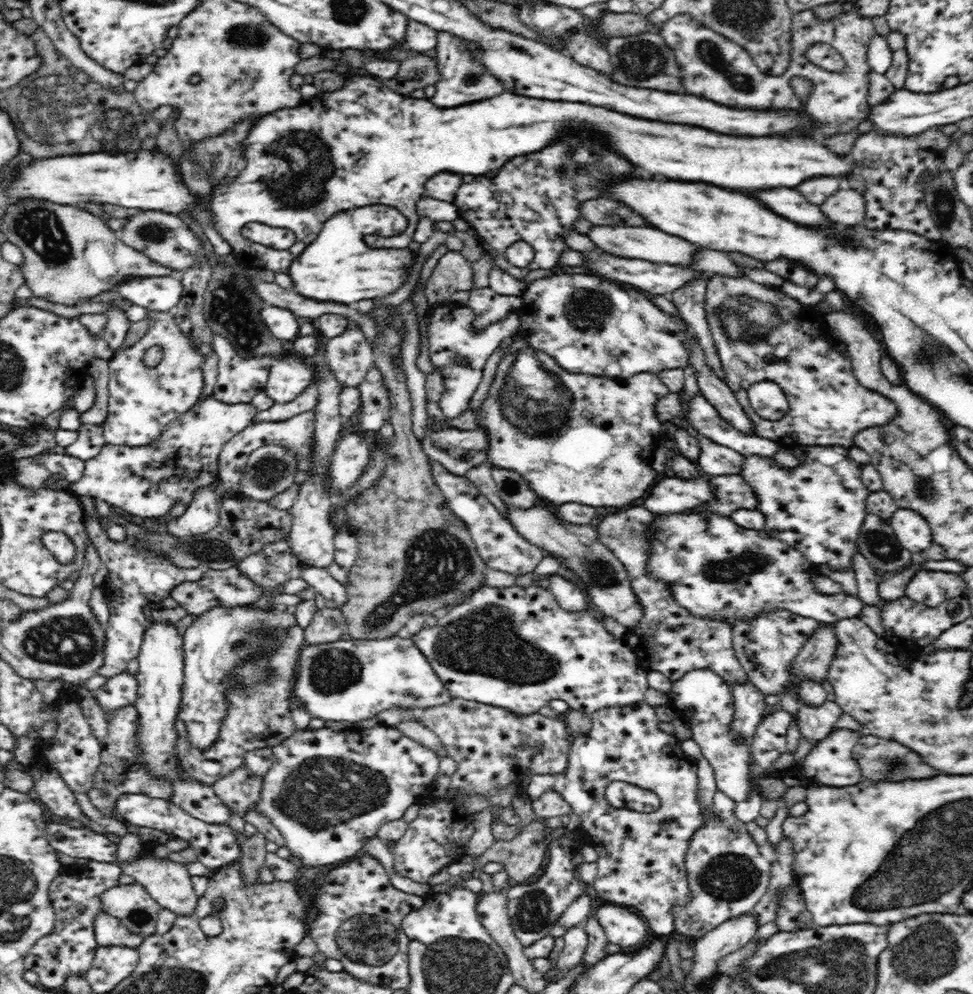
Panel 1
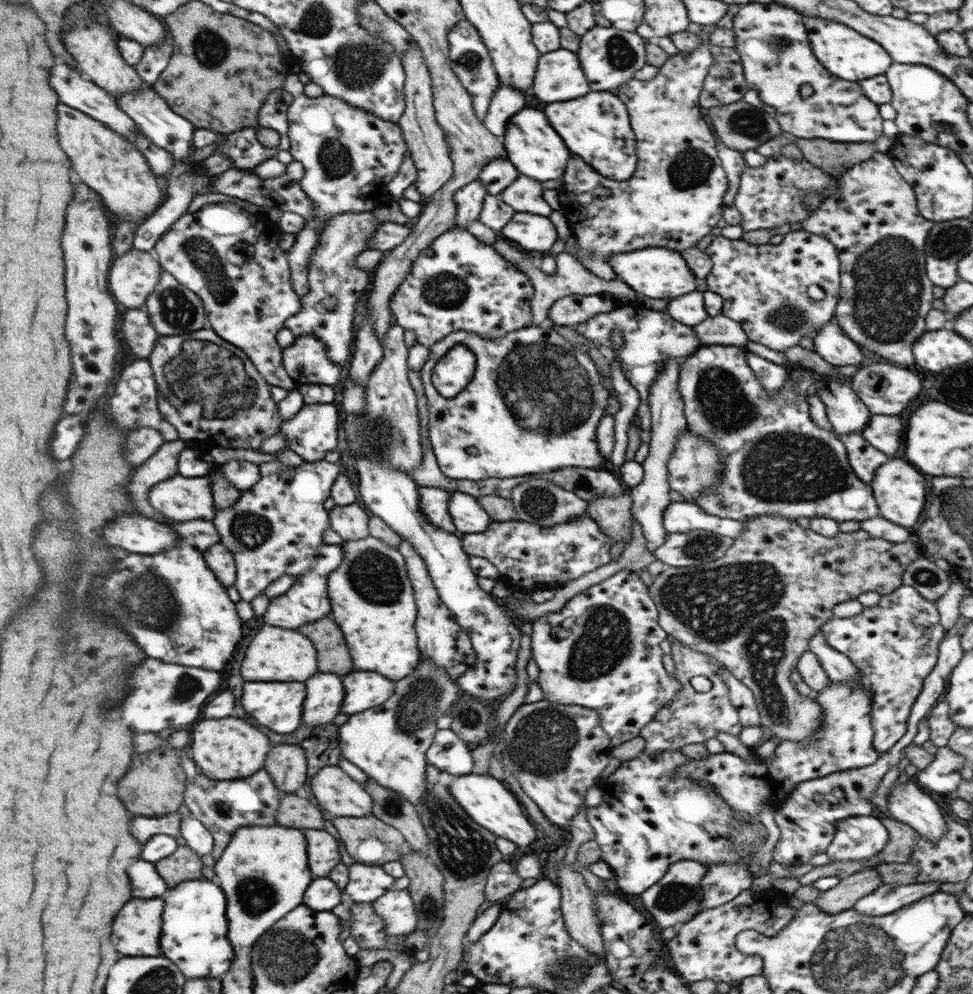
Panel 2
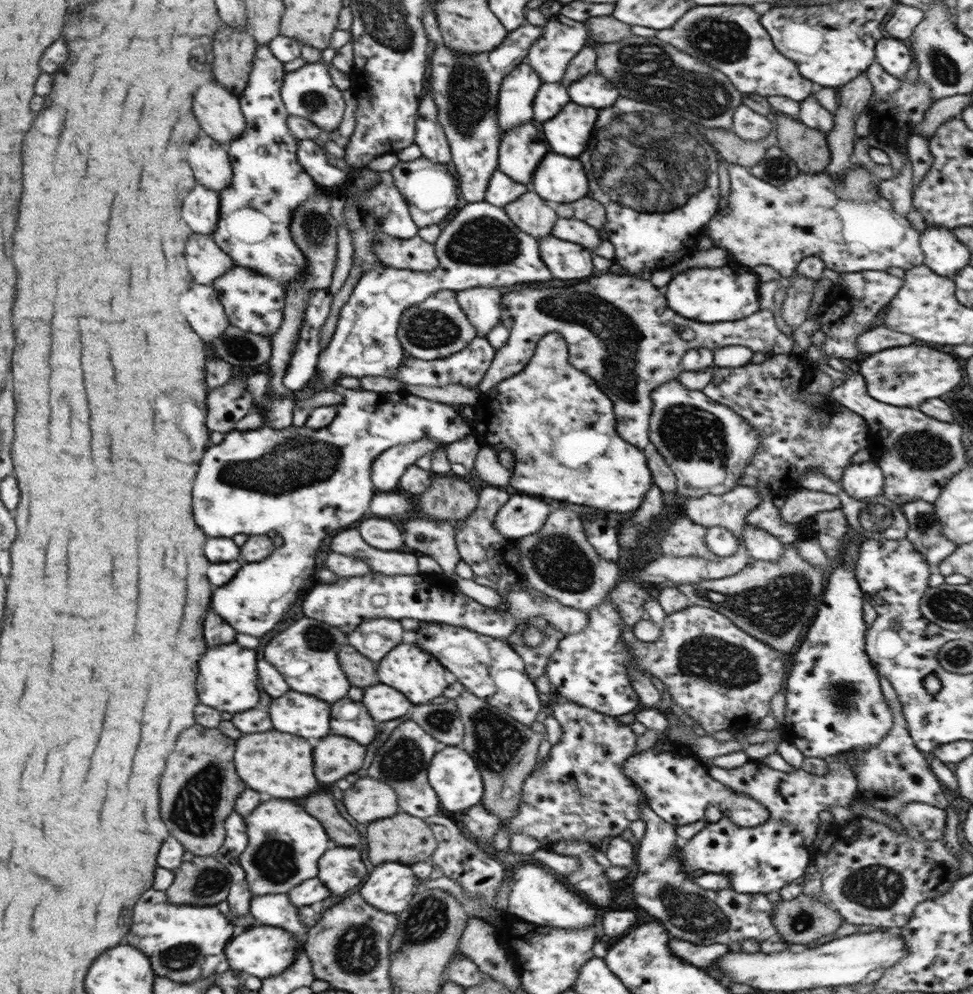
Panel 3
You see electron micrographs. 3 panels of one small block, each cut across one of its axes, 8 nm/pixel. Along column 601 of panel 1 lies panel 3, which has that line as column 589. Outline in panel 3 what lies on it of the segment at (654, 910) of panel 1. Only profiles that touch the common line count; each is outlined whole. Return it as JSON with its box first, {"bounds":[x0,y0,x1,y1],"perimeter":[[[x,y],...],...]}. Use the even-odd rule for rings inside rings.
{"bounds":[456,695,645,911],"perimeter":[[[560,695],[551,709],[552,717],[559,723],[561,738],[557,740],[557,744],[550,746],[547,758],[541,764],[541,768],[531,772],[523,780],[515,816],[509,816],[507,820],[501,822],[495,814],[487,812],[483,808],[483,804],[477,803],[456,818],[461,821],[463,828],[469,833],[469,837],[473,837],[483,844],[488,843],[491,846],[493,834],[499,827],[505,827],[510,830],[510,835],[523,833],[535,838],[541,843],[541,849],[565,856],[574,856],[574,859],[580,864],[580,870],[560,878],[581,892],[581,896],[587,902],[598,905],[600,911],[604,911],[609,904],[611,895],[614,895],[615,892],[603,877],[603,868],[594,862],[592,856],[603,838],[619,836],[629,826],[629,823],[639,819],[637,803],[645,805],[645,796],[627,776],[623,776],[623,768],[621,768],[625,759],[635,752],[637,736],[633,734],[629,725],[619,724],[615,717],[589,710],[589,708],[579,706]]]}

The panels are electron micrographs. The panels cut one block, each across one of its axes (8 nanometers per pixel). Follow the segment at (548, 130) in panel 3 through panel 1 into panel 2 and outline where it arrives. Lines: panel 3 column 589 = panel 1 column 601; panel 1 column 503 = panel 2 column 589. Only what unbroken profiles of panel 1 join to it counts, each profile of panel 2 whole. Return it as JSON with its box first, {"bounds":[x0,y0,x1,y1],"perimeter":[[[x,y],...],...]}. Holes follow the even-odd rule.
{"bounds":[545,91,636,180],"perimeter":[[[607,91],[589,92],[581,98],[567,102],[547,104],[545,116],[551,128],[561,136],[567,150],[589,164],[597,174],[609,180],[627,180],[636,164],[634,134],[627,111],[614,93]]]}

